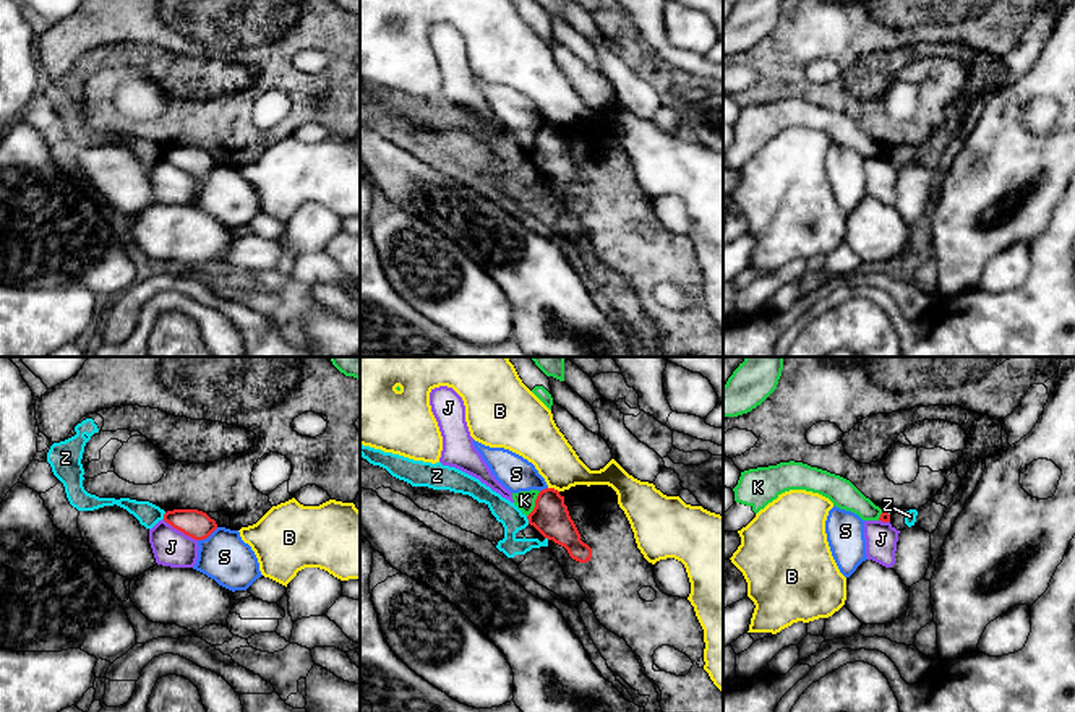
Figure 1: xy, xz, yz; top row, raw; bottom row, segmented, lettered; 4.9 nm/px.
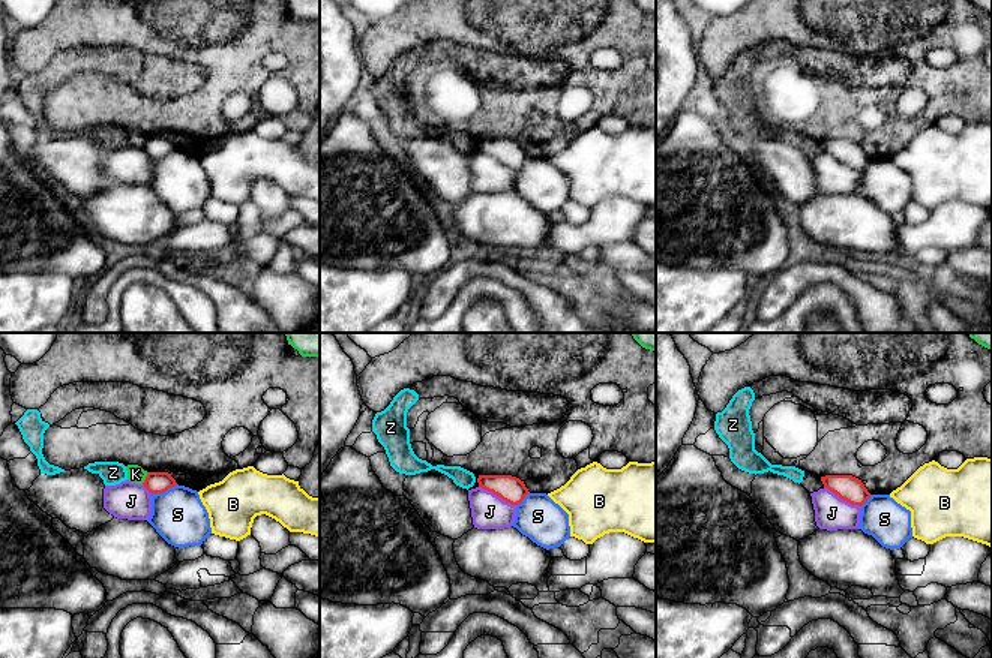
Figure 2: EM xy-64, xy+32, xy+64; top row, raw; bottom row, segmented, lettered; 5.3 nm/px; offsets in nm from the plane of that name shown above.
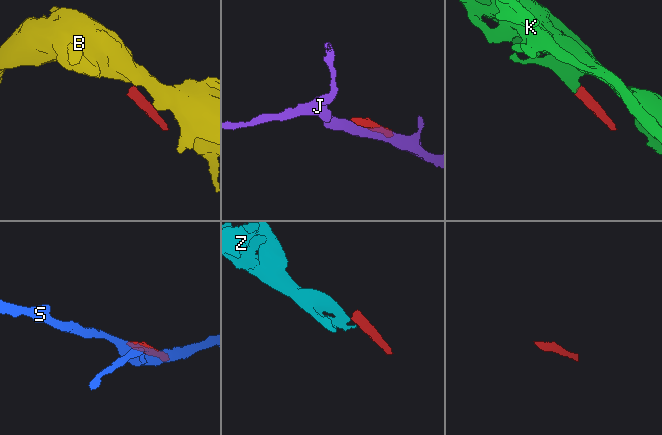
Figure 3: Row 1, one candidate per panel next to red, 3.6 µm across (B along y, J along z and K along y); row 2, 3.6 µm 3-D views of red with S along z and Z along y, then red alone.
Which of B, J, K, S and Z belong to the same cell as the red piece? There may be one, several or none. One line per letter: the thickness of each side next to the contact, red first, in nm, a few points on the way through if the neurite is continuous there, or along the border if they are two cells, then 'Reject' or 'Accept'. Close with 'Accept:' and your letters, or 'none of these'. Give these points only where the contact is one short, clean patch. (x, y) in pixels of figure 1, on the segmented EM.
B: Thickness 190 nm (red) against 220 nm. Reject
J: Thickness 140 nm (red) against 190 nm. Reject
K: Thickness 190 nm (red) against 100 nm. Boundary: xz (540, 492), (534, 510), (527, 516). Reject
S: Thickness 140 nm (red) against 240 nm. Boundary: xy (218, 527), (198, 540). Reject
Z: Thickness 190 nm (red) against 120 nm. Boundary: xz (526, 516), (529, 523). Reject
Accept: none of these

